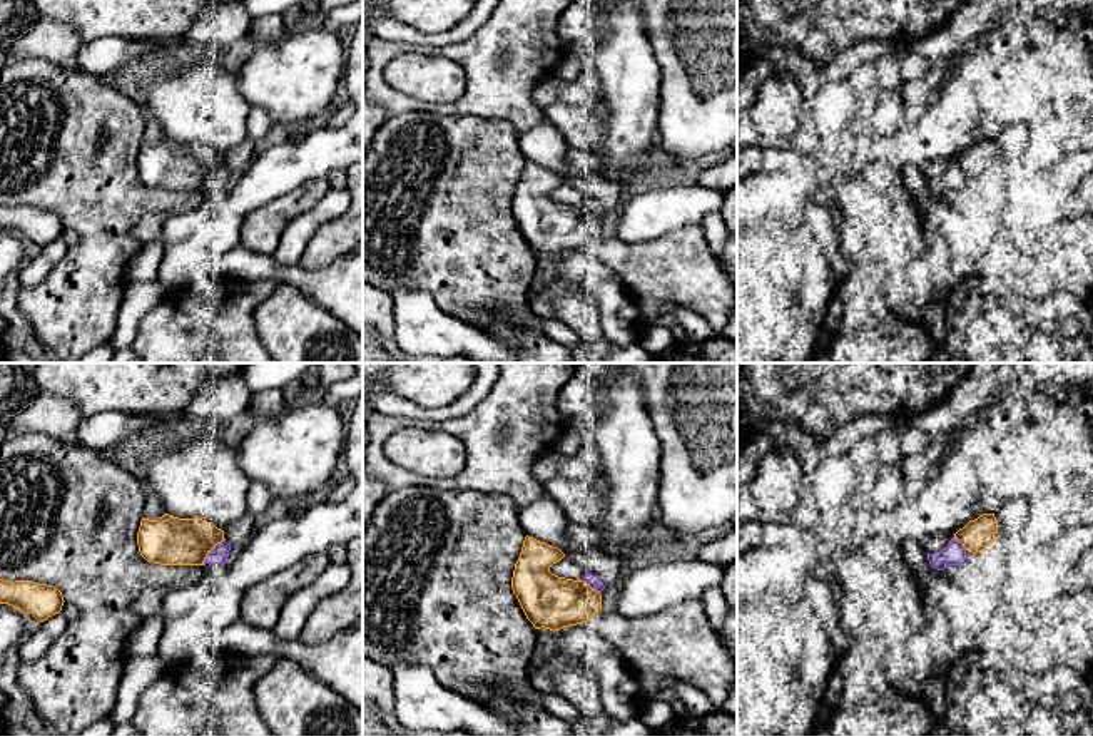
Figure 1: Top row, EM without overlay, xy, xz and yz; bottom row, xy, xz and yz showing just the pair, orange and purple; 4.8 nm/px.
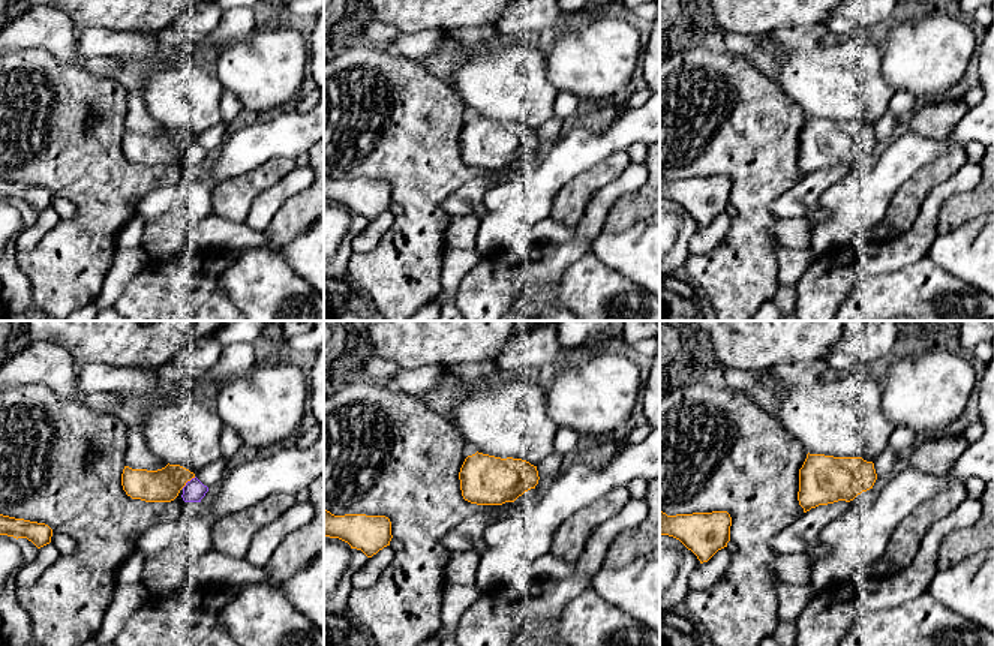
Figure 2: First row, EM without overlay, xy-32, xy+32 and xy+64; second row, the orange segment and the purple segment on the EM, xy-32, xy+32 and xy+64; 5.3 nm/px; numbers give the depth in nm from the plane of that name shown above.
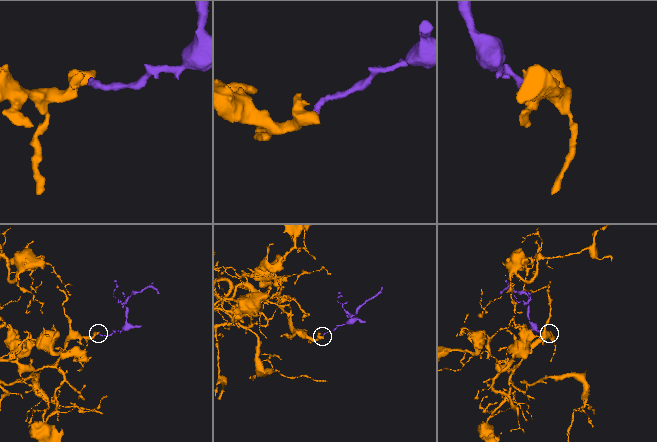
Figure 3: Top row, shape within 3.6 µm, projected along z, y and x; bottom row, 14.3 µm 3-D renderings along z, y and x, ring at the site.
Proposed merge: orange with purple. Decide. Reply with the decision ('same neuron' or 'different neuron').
different neuron

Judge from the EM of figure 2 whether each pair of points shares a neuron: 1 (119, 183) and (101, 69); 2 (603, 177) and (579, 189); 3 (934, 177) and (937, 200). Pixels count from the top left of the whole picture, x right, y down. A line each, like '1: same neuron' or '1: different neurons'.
1: different neurons
2: same neuron
3: different neurons

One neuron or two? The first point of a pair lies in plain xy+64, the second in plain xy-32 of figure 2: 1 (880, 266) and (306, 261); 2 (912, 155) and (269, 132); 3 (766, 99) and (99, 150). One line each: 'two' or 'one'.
1: two
2: one
3: one

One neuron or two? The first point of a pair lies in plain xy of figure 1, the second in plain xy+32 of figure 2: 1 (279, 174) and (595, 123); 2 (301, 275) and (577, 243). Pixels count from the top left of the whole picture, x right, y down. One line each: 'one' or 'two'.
1: two
2: two

